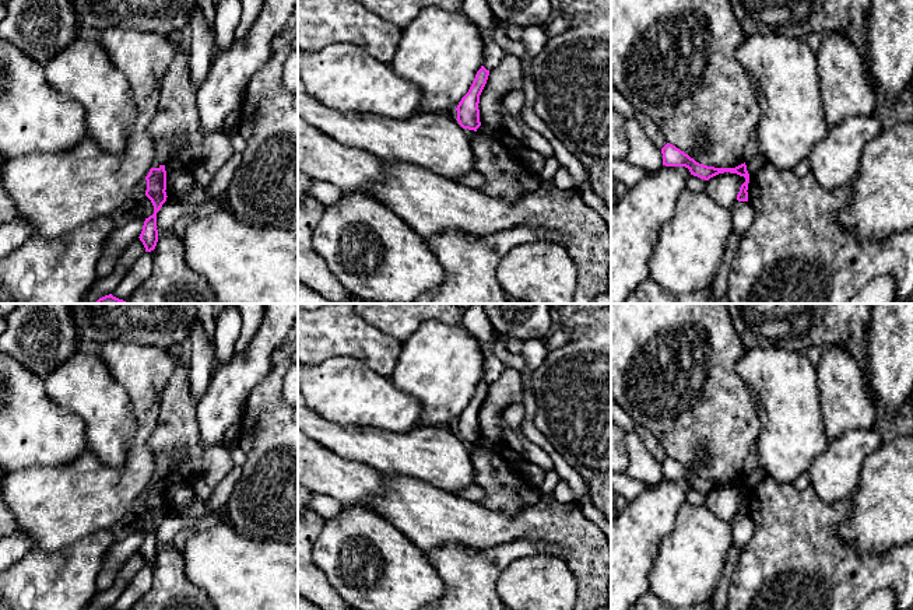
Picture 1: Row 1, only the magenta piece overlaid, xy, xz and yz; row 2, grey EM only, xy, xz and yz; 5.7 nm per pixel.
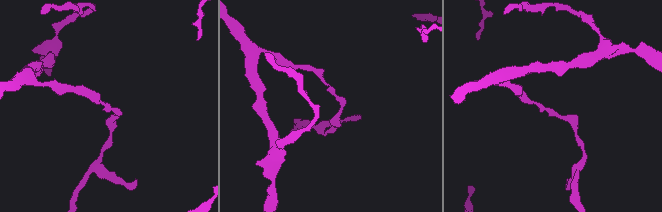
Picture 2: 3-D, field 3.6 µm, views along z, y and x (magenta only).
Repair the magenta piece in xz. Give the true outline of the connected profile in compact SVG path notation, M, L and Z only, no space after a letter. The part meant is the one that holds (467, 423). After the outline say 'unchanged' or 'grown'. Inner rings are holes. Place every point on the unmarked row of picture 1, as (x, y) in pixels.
M484 379L477 385L475 392L468 403L468 406L461 411L456 424L457 424L457 435L463 442L474 444L481 439L480 435L480 409L487 397L489 389L489 383Z; unchanged

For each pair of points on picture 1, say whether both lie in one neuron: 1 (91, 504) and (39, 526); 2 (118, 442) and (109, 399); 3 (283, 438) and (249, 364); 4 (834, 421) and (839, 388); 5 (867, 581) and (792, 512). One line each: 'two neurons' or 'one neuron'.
1: one neuron
2: one neuron
3: two neurons
4: one neuron
5: one neuron

